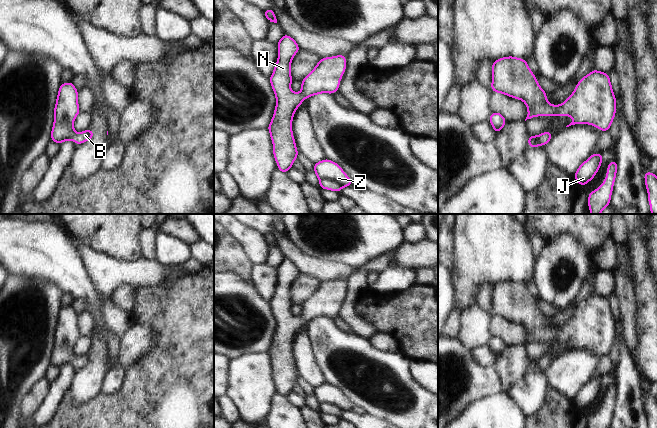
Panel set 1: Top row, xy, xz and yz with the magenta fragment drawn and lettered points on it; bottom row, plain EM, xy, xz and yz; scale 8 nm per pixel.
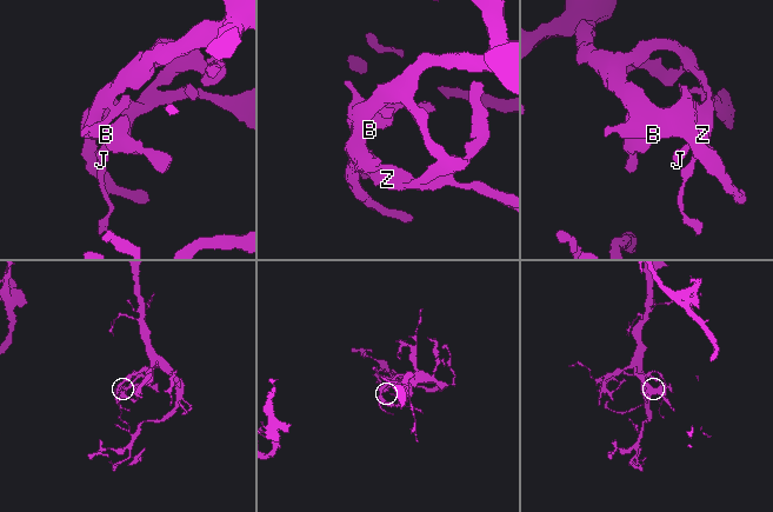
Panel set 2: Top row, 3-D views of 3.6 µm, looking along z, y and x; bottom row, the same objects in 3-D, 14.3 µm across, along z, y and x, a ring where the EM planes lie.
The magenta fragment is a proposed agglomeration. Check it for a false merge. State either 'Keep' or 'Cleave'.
Keep

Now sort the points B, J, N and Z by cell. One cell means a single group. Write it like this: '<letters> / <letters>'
B J N Z

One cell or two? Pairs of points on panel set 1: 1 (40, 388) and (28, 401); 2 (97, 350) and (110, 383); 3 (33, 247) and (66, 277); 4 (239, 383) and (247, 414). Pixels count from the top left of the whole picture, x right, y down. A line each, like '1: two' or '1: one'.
1: one
2: two
3: one
4: one

